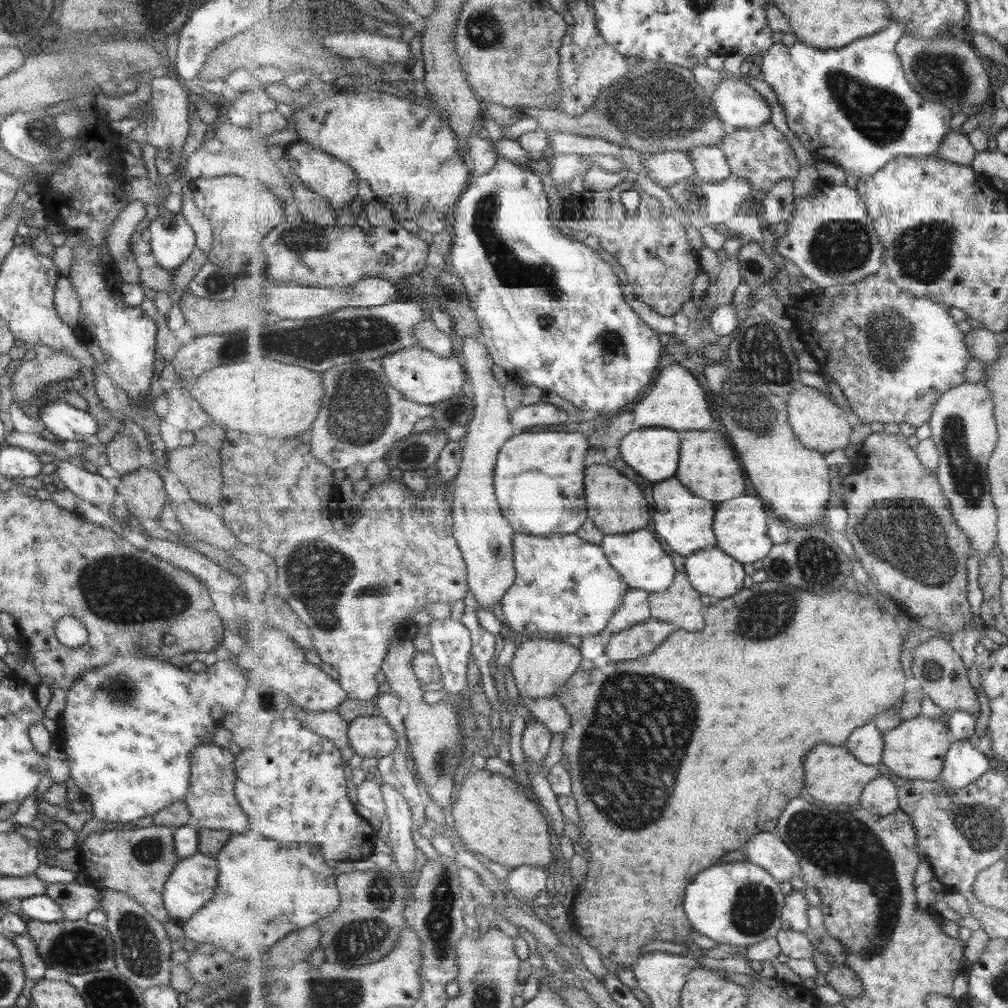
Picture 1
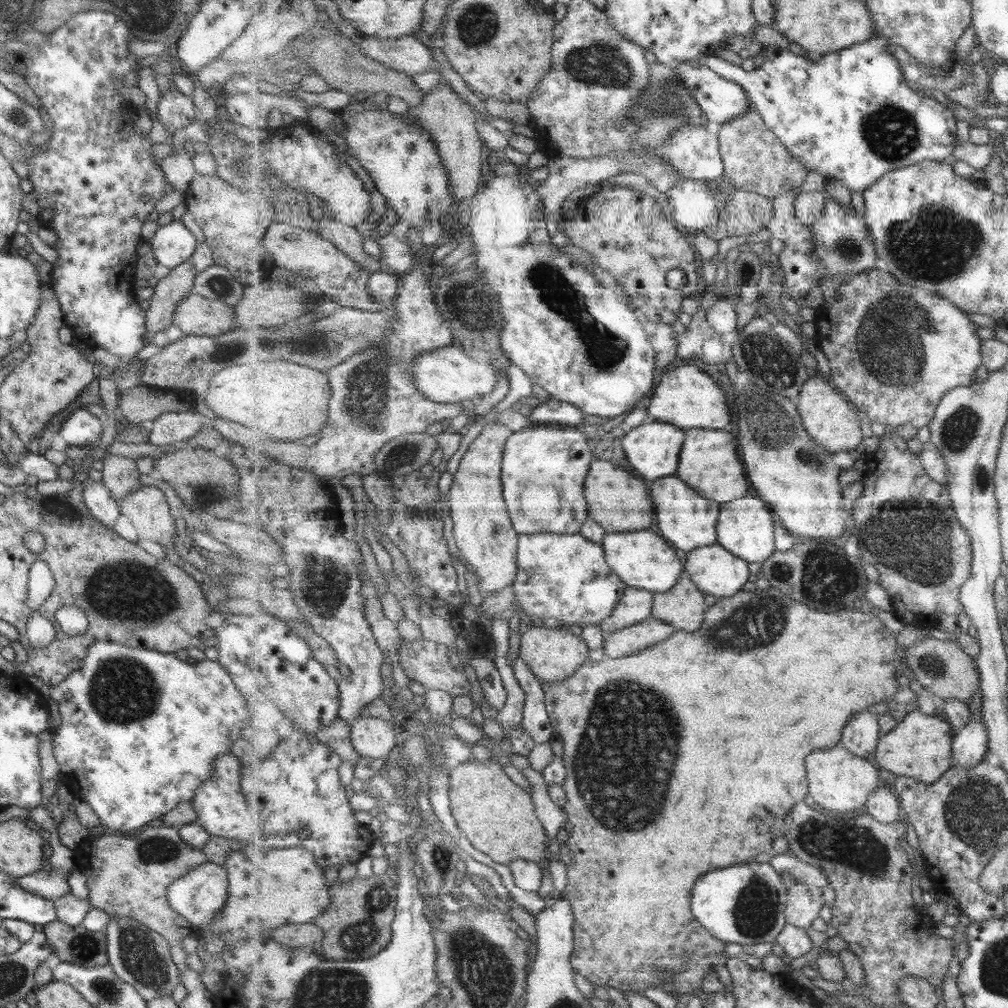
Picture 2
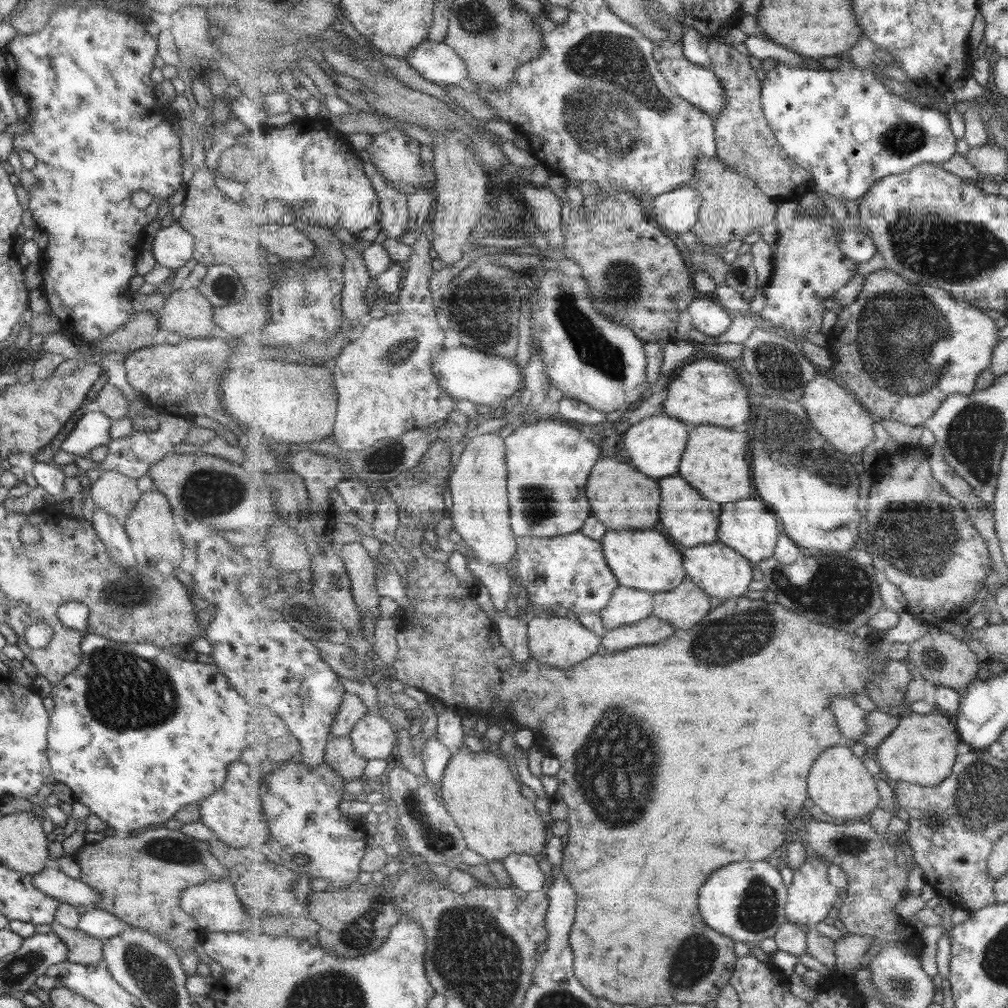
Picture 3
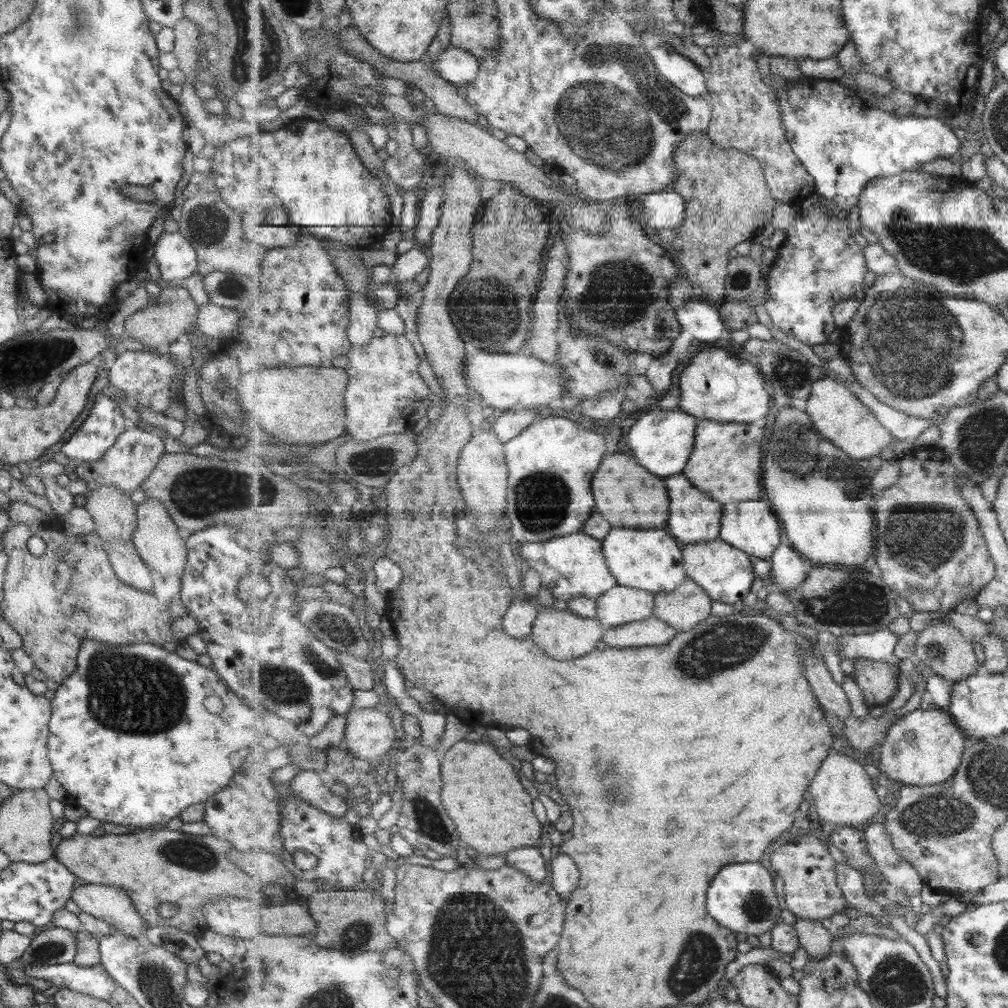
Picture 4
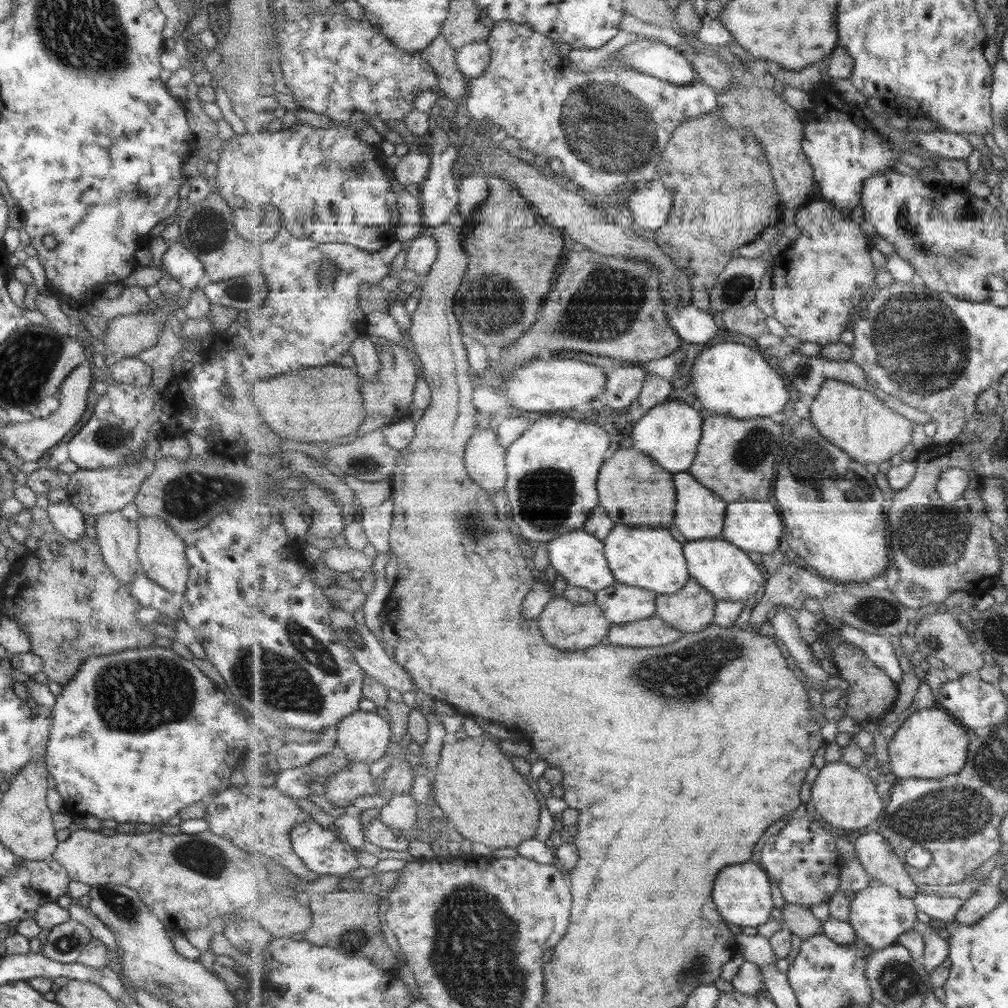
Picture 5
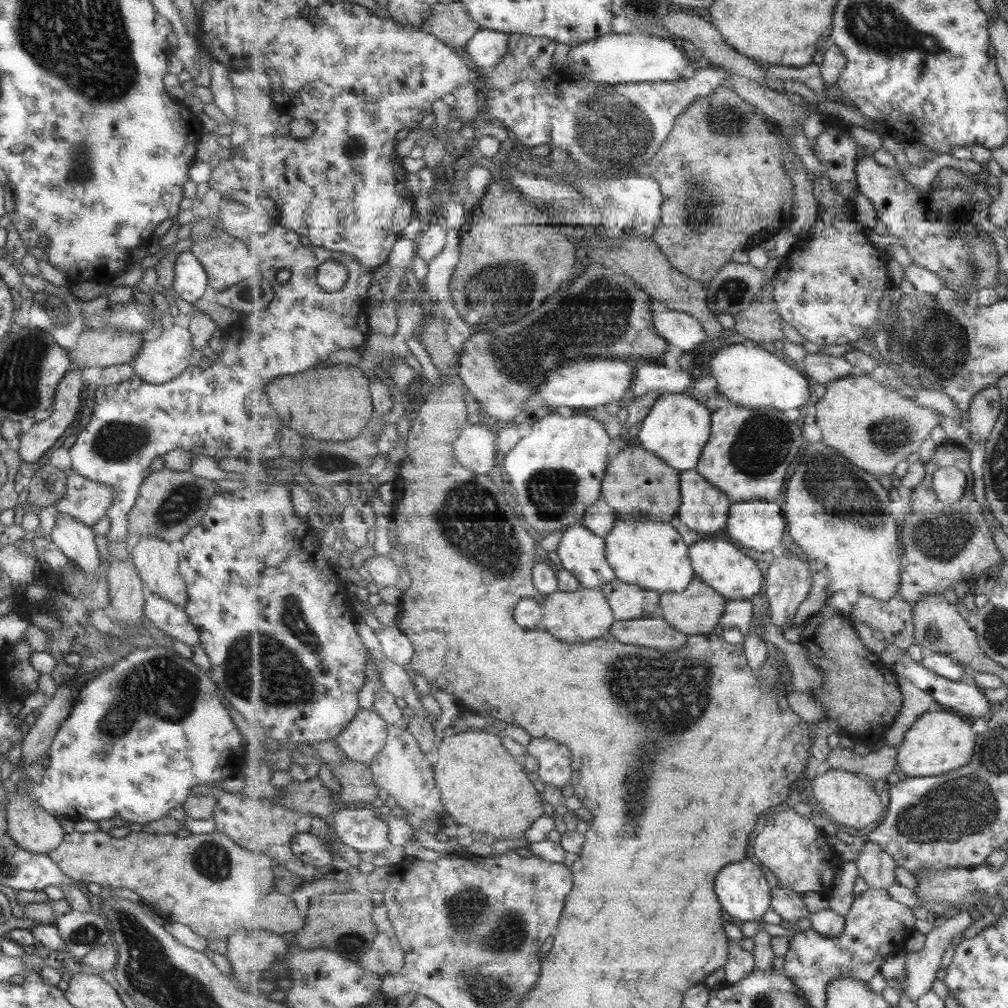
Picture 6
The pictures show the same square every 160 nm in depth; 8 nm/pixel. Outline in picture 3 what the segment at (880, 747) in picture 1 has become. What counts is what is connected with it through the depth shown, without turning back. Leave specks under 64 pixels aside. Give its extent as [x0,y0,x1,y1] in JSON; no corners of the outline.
[832,697,868,744]

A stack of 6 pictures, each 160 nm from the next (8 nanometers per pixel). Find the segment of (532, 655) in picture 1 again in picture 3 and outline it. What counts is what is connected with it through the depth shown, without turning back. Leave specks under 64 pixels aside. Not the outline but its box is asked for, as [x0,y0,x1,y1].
[528,614,602,668]

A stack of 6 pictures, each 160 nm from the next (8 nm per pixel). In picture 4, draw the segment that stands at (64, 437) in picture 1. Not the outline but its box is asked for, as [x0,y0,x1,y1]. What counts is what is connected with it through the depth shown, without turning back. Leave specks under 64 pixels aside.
[60,392,125,464]

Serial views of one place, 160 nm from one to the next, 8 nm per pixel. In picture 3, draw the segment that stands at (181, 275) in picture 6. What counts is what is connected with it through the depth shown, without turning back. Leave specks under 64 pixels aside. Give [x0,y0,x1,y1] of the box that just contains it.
[151,222,194,273]

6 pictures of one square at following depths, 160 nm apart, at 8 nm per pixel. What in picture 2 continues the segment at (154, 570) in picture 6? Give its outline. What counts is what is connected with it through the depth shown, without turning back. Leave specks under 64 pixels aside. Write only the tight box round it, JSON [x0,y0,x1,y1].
[120,485,174,544]

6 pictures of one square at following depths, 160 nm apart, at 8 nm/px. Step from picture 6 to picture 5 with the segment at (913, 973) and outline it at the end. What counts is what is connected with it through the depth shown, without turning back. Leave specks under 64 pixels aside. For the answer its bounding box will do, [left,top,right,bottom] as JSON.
[955,884,1004,926]

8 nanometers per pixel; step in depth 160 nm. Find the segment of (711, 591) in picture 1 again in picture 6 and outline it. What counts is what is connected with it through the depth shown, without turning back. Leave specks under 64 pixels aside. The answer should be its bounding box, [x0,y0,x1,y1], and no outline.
[690,538,763,601]

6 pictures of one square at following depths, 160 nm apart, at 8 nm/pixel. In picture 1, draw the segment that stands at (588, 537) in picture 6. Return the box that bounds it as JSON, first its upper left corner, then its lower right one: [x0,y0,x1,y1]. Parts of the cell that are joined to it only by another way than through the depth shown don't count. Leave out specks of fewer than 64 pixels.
[502,532,631,640]

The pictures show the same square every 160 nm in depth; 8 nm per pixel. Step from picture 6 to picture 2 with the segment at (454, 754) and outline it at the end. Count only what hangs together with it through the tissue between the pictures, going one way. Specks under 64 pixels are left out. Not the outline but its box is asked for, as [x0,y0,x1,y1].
[450,759,552,865]

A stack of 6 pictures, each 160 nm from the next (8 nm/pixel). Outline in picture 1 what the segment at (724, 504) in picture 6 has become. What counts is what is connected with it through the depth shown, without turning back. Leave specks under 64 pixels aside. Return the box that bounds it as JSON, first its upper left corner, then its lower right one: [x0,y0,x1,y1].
[653,477,718,558]

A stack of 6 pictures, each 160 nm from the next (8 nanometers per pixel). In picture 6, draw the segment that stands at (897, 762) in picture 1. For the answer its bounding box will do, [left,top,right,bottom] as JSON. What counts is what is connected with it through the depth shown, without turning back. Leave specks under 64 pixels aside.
[898,708,977,777]

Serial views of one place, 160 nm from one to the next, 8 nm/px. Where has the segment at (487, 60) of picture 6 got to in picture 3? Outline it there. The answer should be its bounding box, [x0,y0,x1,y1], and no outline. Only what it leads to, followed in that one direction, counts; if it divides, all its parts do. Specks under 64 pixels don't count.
[406,40,471,85]

